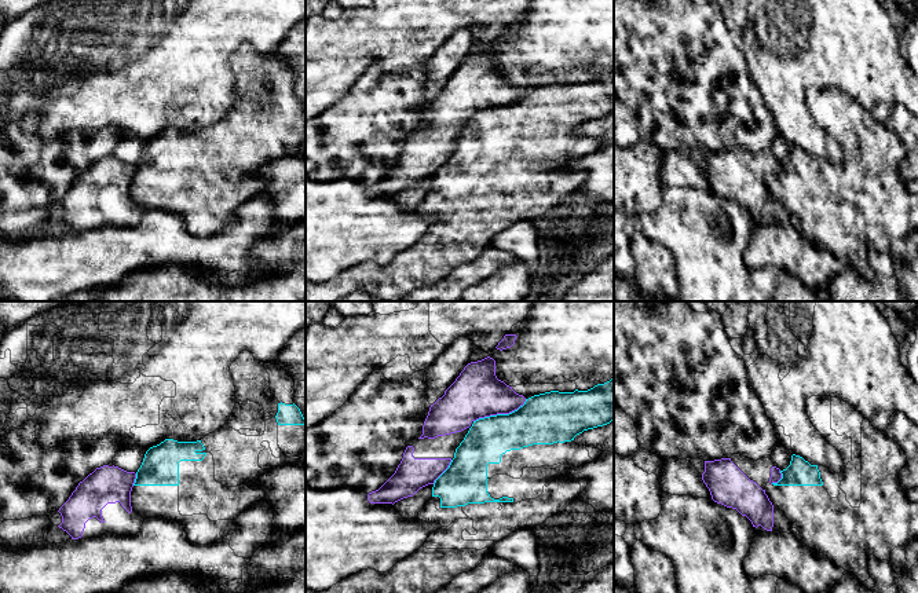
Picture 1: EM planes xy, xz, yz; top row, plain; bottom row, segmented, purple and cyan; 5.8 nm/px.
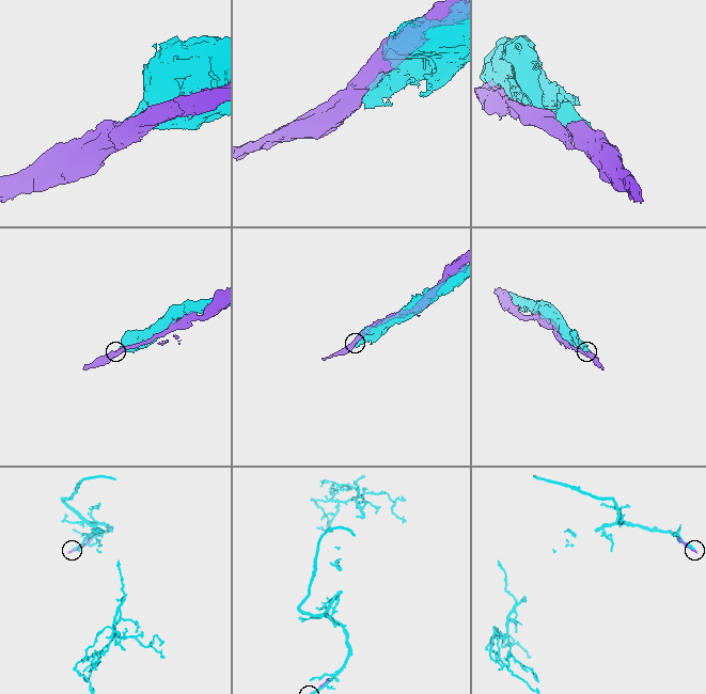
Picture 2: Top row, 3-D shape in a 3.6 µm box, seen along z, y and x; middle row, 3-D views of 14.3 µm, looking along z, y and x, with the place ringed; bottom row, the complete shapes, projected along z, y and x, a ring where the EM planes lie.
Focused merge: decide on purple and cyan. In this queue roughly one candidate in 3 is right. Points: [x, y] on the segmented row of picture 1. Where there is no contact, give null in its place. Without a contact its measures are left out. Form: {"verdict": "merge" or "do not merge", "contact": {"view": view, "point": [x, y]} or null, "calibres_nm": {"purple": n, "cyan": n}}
{"verdict": "do not merge", "contact": {"view": "xz", "point": [500, 413]}, "calibres_nm": {"purple": 300, "cyan": 280}}

